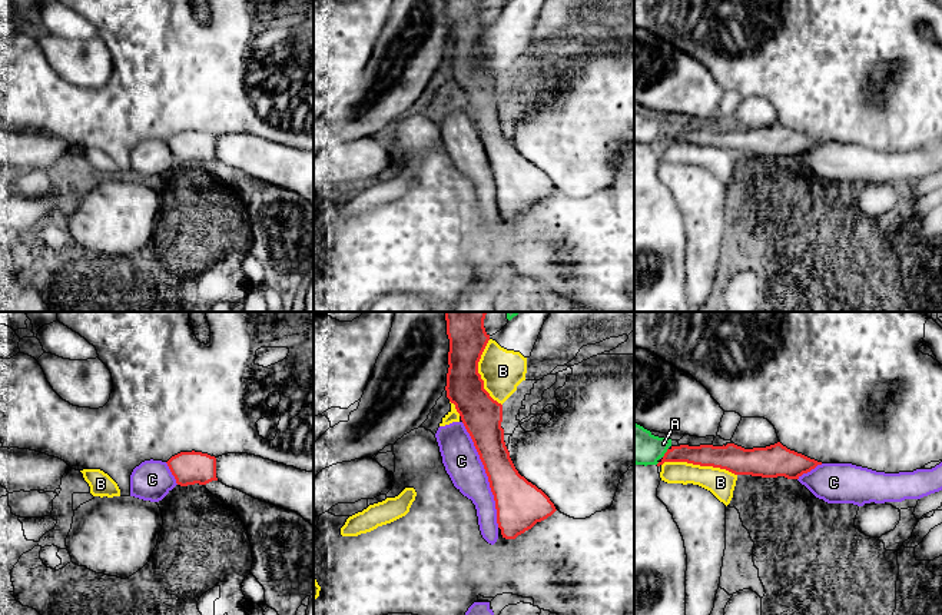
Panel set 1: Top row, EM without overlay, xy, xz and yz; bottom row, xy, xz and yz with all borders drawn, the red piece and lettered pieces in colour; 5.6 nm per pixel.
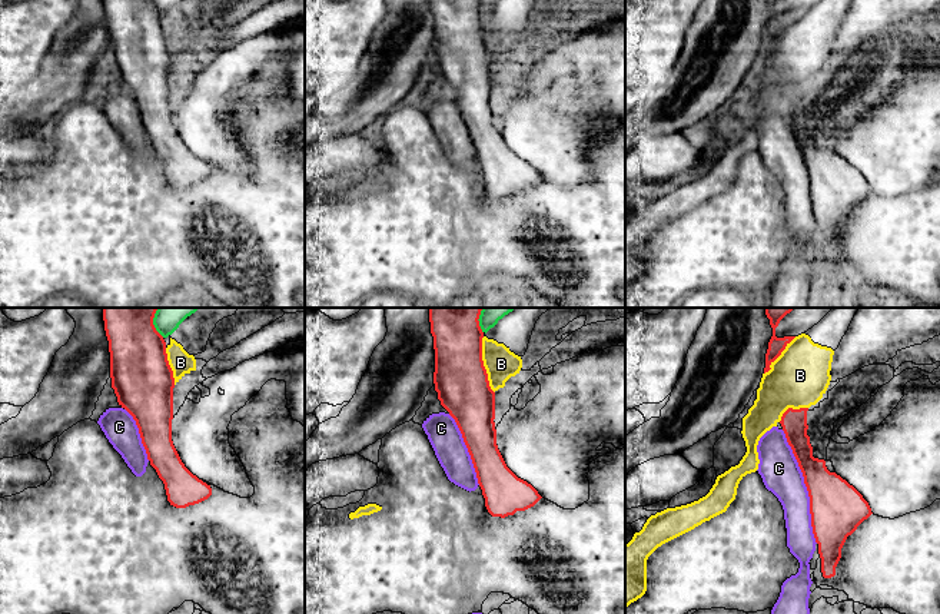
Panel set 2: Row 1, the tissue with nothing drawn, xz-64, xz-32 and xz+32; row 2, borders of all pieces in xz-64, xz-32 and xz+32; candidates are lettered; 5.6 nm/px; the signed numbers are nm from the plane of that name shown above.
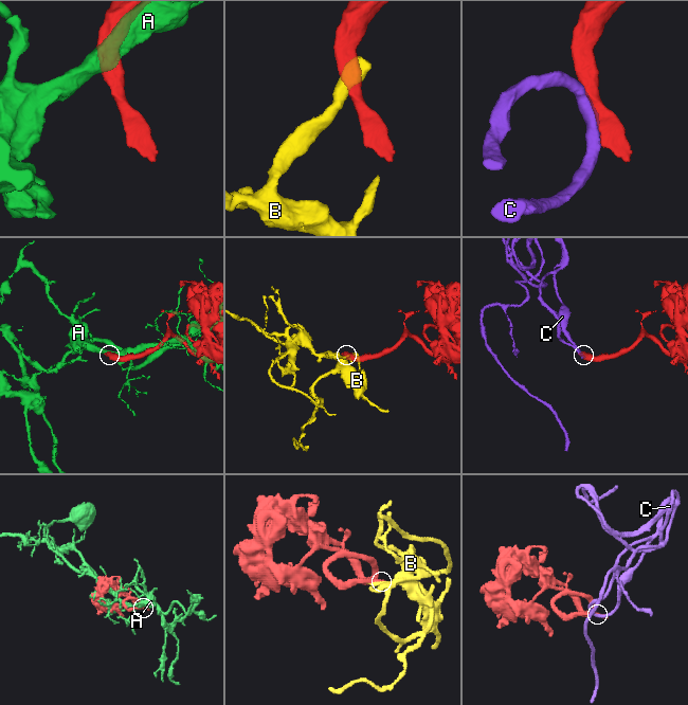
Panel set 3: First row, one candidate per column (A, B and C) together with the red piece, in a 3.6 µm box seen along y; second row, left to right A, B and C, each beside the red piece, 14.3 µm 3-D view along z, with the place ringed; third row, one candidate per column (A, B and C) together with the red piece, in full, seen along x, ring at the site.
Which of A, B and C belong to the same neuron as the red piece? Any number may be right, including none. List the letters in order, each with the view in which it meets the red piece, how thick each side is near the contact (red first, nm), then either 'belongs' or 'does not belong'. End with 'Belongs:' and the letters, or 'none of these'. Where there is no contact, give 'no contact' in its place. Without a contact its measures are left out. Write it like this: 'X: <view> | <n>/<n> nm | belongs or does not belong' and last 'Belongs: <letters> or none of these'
A: yz | 130/200 nm | does not belong
B: yz | 160/160 nm | does not belong
C: xz | 280/200 nm | belongs
Belongs: C

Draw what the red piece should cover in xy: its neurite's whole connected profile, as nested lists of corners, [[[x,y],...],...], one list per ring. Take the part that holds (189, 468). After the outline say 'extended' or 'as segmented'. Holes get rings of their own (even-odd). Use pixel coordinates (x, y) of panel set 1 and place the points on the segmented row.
[[[180,452],[167,462],[145,461],[130,475],[130,496],[159,502],[176,485],[206,485],[216,478],[216,458],[202,452]]]; extended

